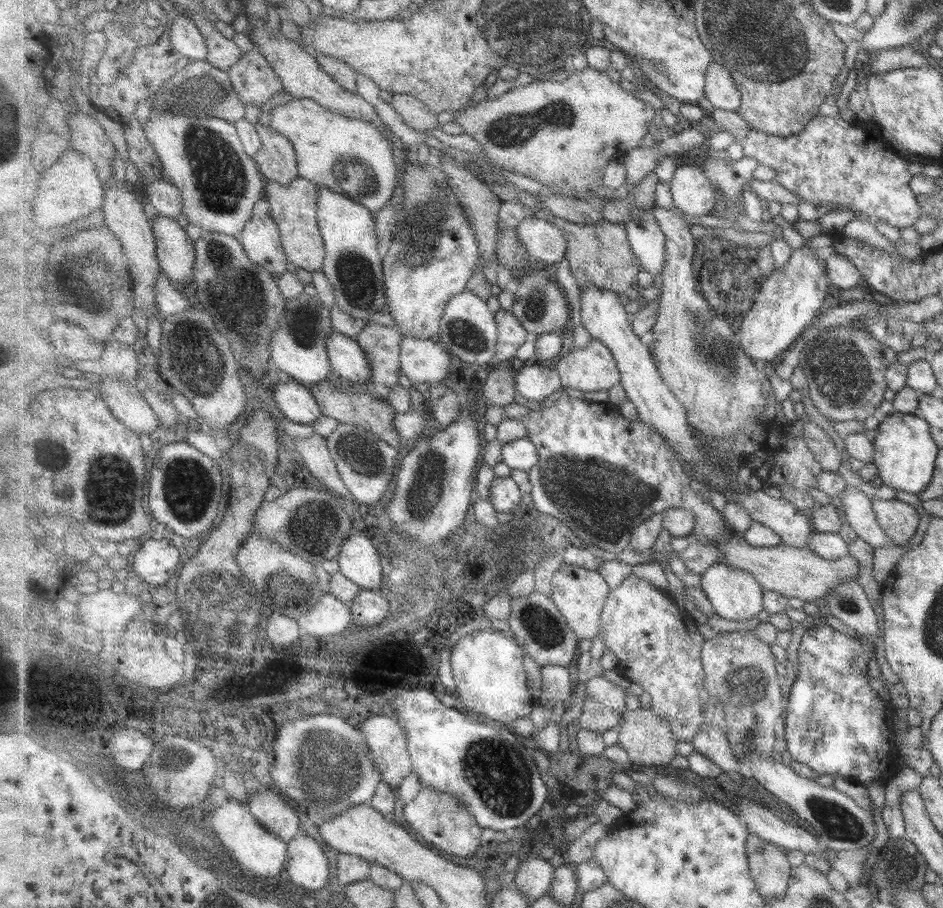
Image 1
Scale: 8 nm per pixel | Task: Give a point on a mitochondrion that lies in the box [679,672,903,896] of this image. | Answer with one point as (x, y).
(840, 823)

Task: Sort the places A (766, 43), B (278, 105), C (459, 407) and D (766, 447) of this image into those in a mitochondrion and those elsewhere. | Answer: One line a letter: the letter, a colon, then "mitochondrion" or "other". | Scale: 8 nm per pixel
A: mitochondrion
B: other
C: other
D: other

